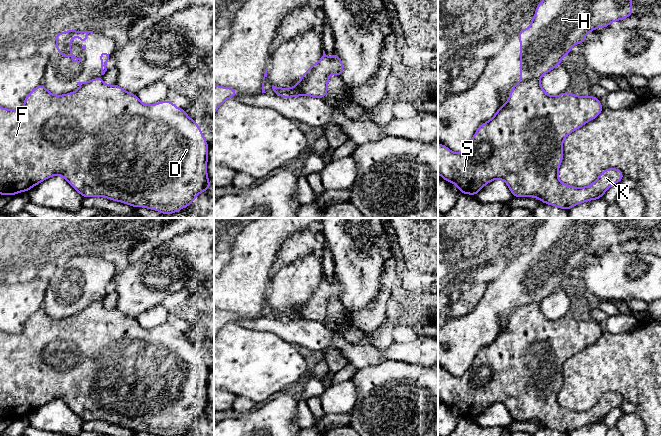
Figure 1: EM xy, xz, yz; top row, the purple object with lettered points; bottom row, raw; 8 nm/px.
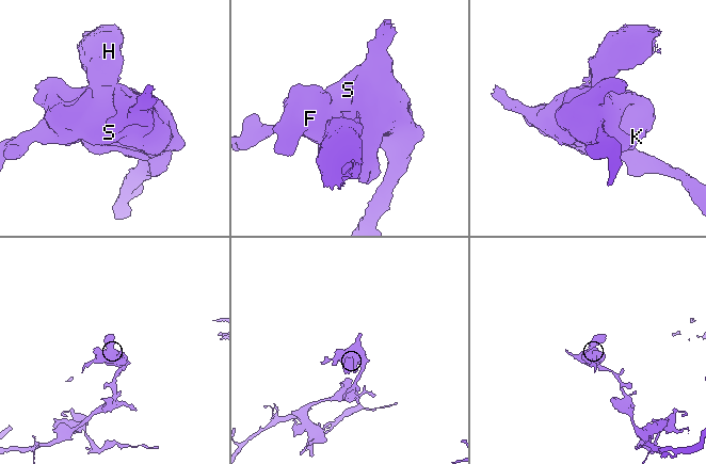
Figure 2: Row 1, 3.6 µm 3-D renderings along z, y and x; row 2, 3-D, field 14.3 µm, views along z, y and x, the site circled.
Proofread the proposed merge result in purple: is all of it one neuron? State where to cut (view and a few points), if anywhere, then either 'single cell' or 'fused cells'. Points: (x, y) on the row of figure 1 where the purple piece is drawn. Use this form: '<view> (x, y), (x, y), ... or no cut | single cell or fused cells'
xz (318, 63), (299, 82) | fused cells

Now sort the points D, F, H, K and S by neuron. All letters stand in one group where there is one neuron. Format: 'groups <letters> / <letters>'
groups D F K S / H

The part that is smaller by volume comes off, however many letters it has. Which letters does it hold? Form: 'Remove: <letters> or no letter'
Remove: H

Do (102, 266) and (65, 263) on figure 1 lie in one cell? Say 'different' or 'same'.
same

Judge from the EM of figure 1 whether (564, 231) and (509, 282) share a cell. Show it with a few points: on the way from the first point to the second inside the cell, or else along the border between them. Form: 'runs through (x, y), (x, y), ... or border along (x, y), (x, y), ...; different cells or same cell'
runs through (550, 245), (523, 272); same cell

